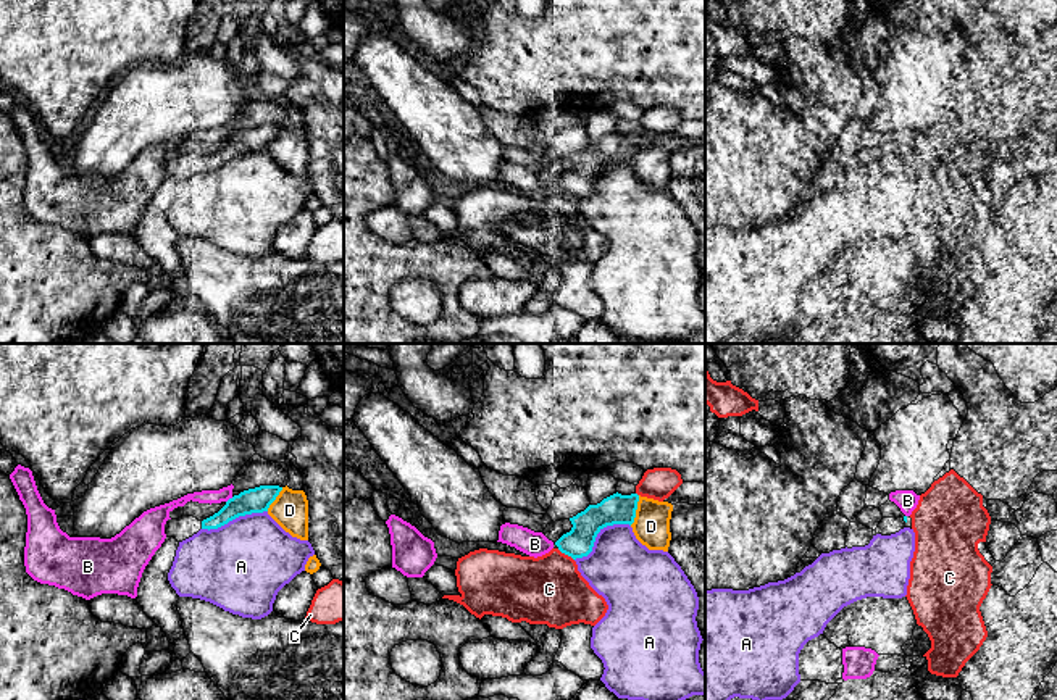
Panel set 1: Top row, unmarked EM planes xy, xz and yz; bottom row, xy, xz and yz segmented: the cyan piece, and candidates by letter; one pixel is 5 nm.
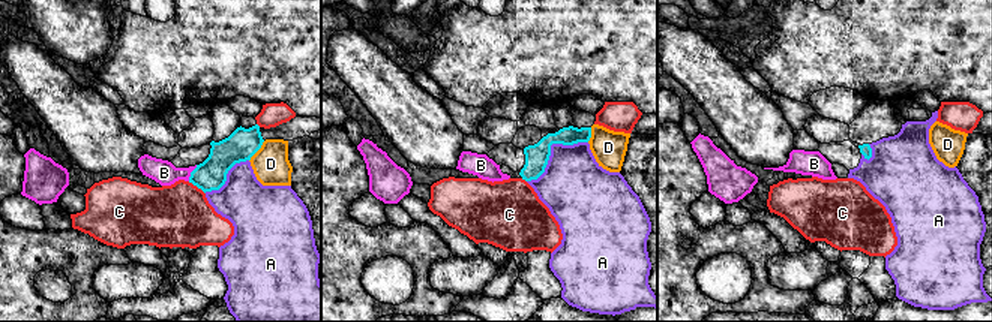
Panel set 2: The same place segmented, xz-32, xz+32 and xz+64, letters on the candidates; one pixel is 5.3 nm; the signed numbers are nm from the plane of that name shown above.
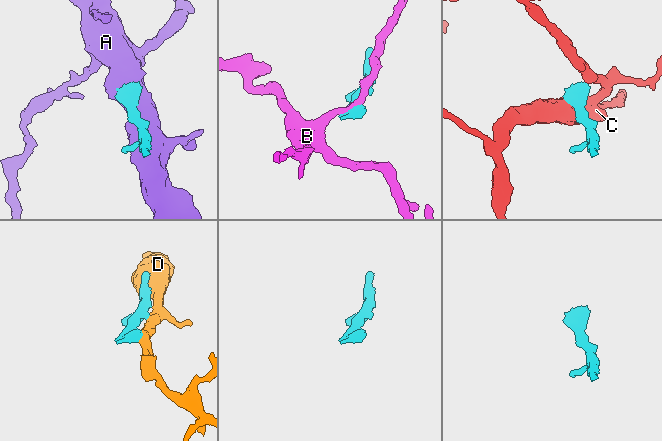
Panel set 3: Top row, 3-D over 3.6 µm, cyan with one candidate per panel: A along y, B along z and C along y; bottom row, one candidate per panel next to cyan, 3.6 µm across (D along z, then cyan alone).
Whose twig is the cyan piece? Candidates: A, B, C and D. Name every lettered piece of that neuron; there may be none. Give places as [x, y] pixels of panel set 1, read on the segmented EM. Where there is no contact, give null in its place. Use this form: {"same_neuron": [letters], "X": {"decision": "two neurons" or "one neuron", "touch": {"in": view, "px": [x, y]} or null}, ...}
{"same_neuron": [], "A": {"decision": "two neurons", "touch": {"in": "xz", "px": [597, 533]}}, "B": {"decision": "two neurons", "touch": {"in": "xy", "px": [229, 499]}}, "C": {"decision": "two neurons", "touch": {"in": "xz", "px": [565, 554]}}, "D": {"decision": "two neurons", "touch": {"in": "xz", "px": [636, 508]}}}

